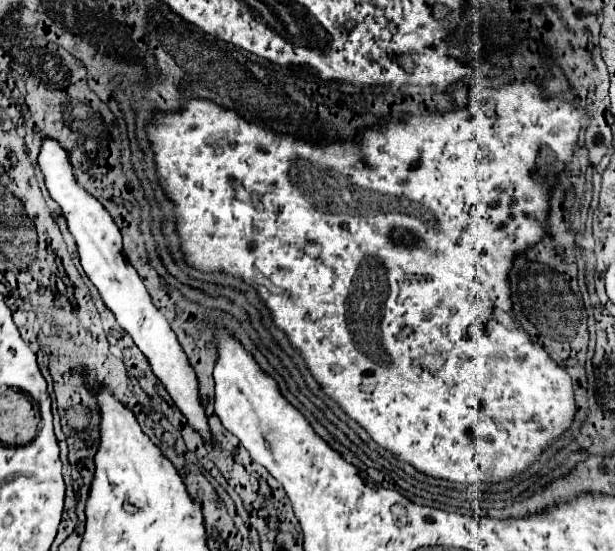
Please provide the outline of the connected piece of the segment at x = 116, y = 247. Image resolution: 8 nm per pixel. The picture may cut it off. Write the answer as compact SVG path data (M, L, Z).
M49 135L41 139L41 151L37 157L37 163L41 167L41 173L45 177L47 191L51 199L61 207L63 217L67 219L69 231L75 237L81 265L91 279L91 283L97 287L103 303L113 311L117 323L133 337L135 345L141 349L141 353L149 359L153 373L163 381L165 389L173 397L175 405L181 409L181 413L187 417L191 427L203 437L203 441L209 441L209 427L205 409L197 397L197 377L195 371L189 367L187 355L183 353L175 333L171 331L167 319L161 315L161 311L151 303L151 297L141 283L137 271L127 261L123 253L123 241L119 227L111 219L111 215L105 211L105 207L95 199L87 189L83 189L73 173L73 165L69 159L69 151L61 147L61 143Z

